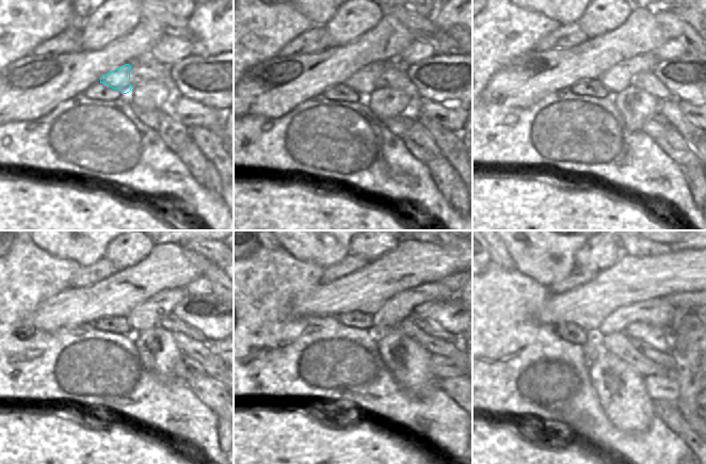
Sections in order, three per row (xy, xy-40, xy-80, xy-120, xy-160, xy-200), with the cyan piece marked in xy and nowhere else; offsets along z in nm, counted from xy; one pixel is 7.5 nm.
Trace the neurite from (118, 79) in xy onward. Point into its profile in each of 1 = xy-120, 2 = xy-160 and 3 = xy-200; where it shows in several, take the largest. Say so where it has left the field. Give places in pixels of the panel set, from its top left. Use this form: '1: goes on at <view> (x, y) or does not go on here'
1: goes on at xy-120 (147, 315)
2: goes on at xy-160 (397, 308)
3: goes on at xy-200 (659, 312)

